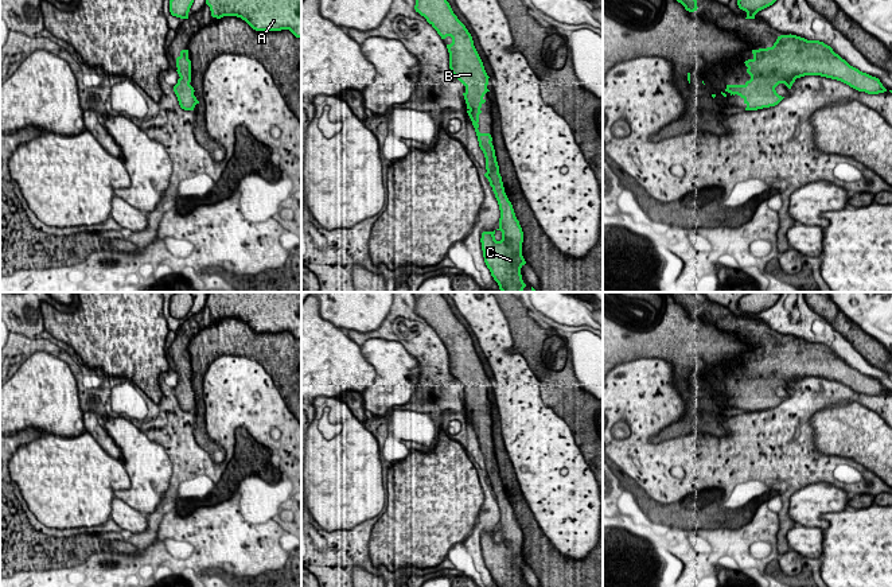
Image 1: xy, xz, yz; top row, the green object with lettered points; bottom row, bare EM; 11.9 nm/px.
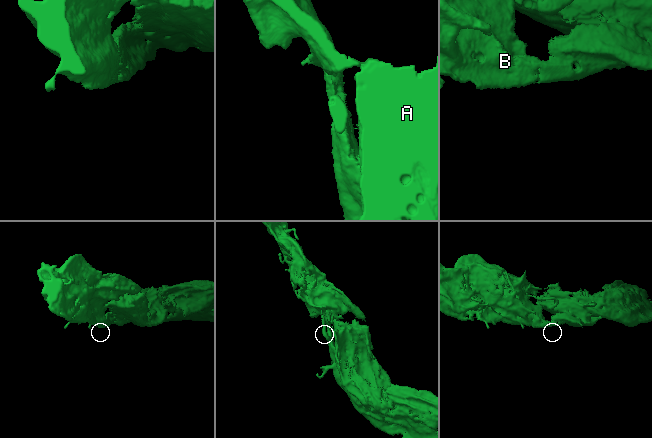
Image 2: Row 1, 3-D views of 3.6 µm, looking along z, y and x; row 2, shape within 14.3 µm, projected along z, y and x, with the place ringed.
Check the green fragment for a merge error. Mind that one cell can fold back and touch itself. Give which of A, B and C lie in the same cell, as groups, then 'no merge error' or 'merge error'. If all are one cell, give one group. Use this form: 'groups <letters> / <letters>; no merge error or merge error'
groups A B C; no merge error

